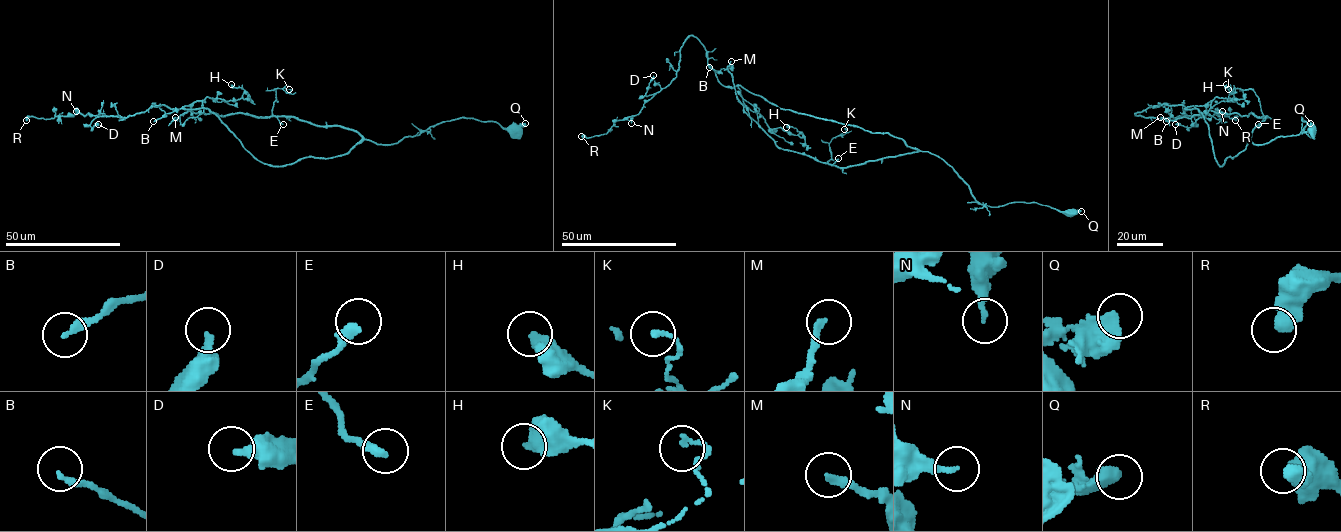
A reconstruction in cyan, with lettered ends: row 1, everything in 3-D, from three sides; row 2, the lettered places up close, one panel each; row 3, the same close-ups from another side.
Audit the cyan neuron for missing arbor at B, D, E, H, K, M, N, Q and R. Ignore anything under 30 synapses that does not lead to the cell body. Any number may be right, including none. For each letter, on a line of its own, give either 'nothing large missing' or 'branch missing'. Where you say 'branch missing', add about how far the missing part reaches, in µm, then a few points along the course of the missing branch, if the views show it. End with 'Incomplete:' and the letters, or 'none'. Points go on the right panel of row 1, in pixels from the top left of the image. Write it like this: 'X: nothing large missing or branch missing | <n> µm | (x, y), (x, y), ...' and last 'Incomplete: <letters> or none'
B: nothing large missing
D: nothing large missing
E: nothing large missing
H: nothing large missing
K: nothing large missing
M: nothing large missing
N: nothing large missing
Q: nothing large missing
R: nothing large missing
Incomplete: none

